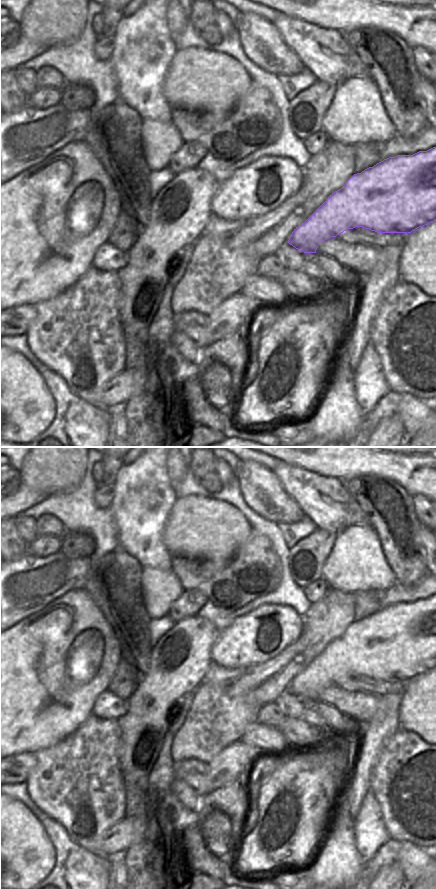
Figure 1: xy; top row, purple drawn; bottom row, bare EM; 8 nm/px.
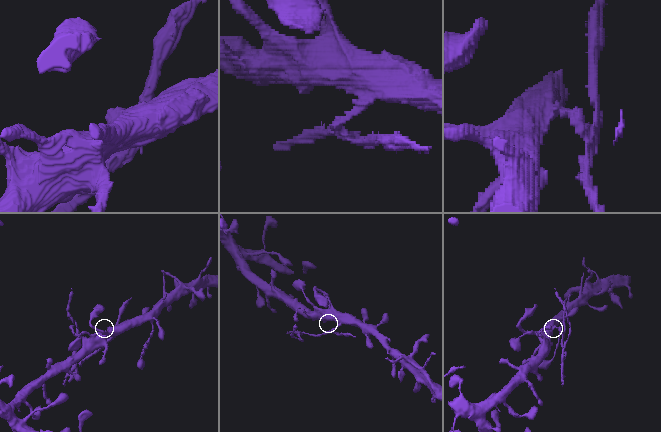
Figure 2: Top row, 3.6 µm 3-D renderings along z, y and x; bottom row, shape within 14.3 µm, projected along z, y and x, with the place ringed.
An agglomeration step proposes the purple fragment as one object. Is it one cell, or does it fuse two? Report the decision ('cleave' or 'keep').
cleave

